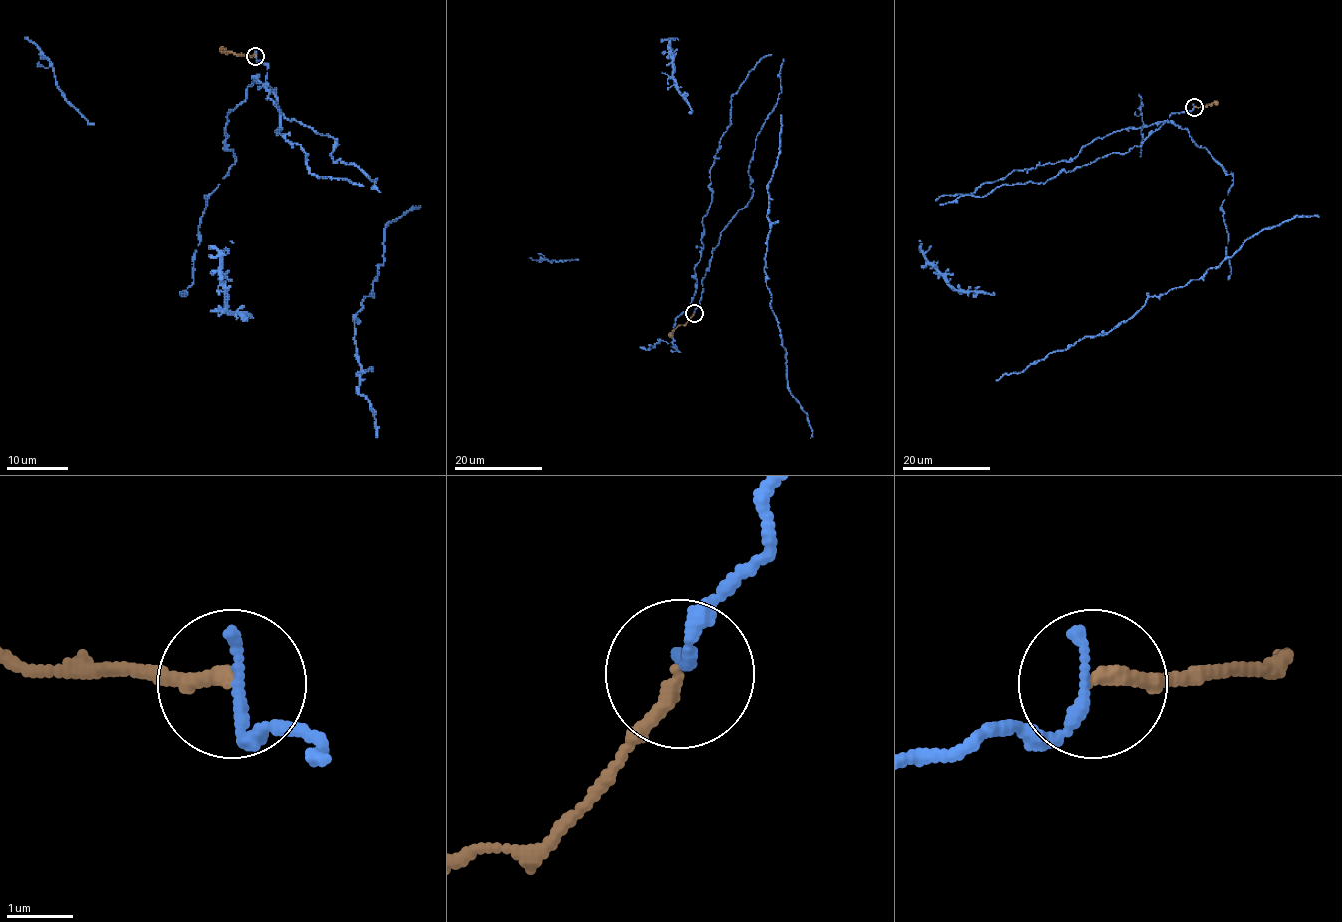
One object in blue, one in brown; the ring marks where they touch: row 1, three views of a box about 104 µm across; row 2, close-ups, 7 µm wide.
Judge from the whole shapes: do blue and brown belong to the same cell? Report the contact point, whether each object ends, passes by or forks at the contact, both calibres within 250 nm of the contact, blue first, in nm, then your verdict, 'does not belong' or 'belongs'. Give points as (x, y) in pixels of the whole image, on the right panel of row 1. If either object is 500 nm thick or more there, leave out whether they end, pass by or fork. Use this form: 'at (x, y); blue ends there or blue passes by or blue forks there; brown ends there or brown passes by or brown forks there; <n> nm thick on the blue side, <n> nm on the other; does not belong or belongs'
at (1194, 107); blue ends there; brown ends there; 190 nm thick on the blue side, 200 nm on the other; belongs

